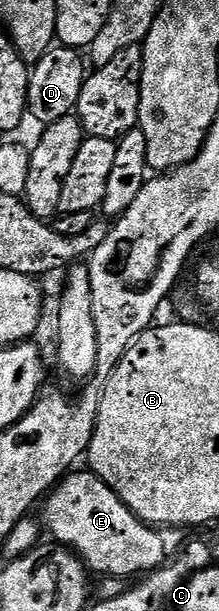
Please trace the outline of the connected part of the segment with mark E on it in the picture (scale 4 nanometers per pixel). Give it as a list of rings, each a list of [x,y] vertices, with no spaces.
[[[75,470],[64,476],[46,497],[45,505],[47,504],[47,509],[44,510],[43,516],[47,519],[47,526],[45,522],[46,531],[48,528],[51,531],[52,538],[55,539],[52,541],[65,549],[73,550],[74,555],[92,573],[95,571],[107,576],[134,578],[133,576],[137,575],[138,572],[150,574],[170,565],[171,561],[179,555],[184,547],[184,529],[147,524],[129,511],[125,502],[121,502],[121,498],[117,498],[115,491],[100,476],[95,475],[90,470],[79,471]]]

